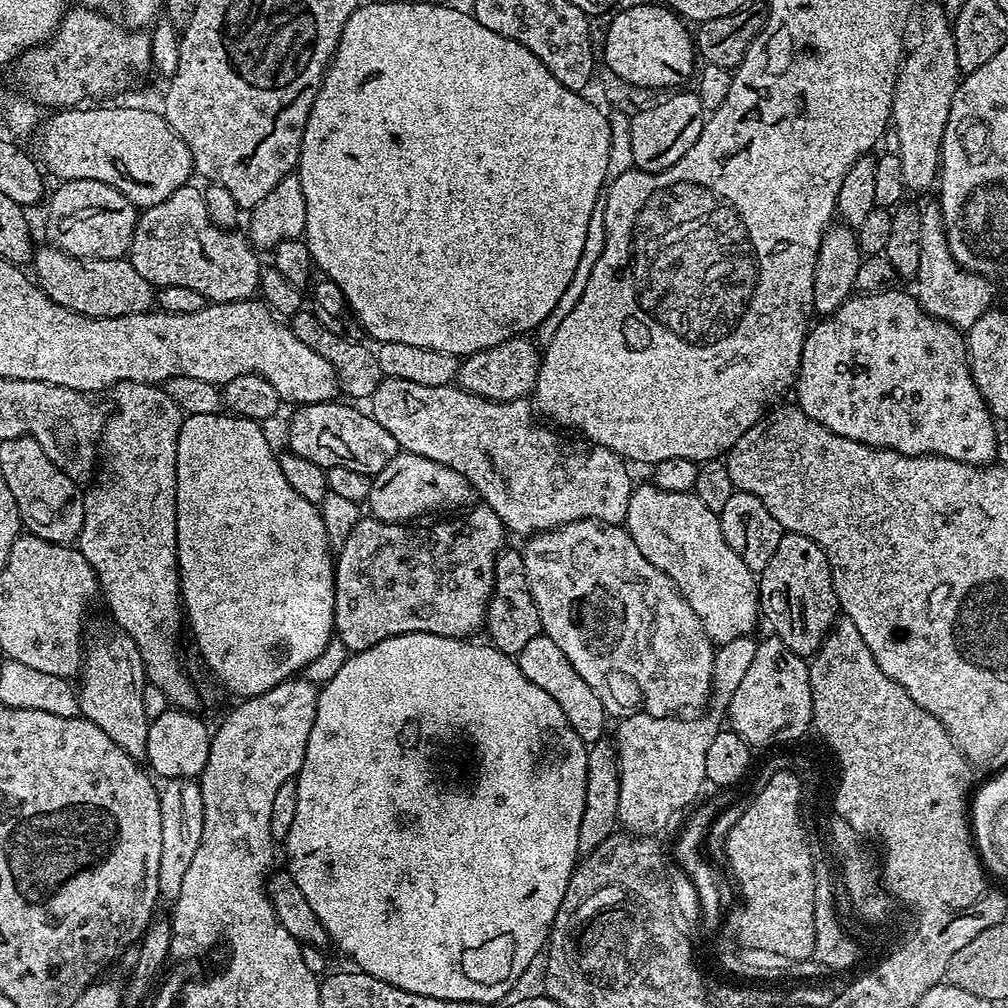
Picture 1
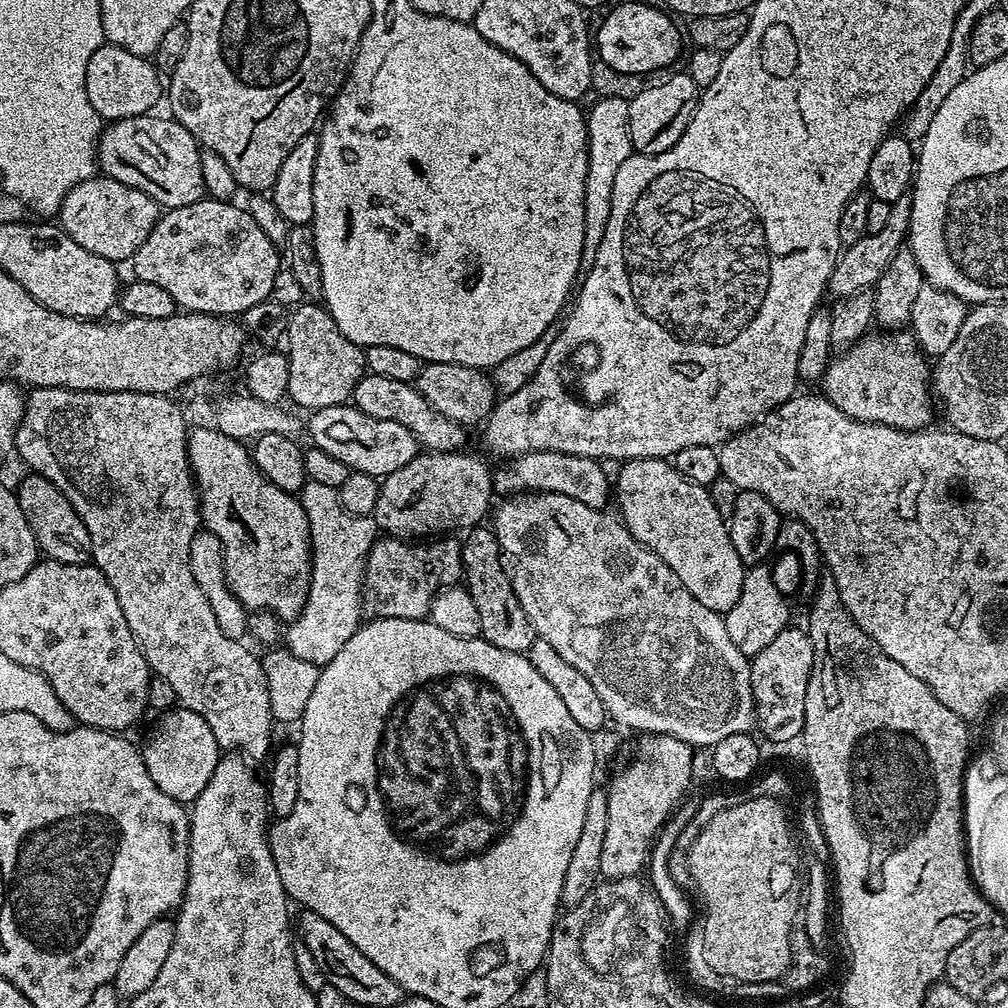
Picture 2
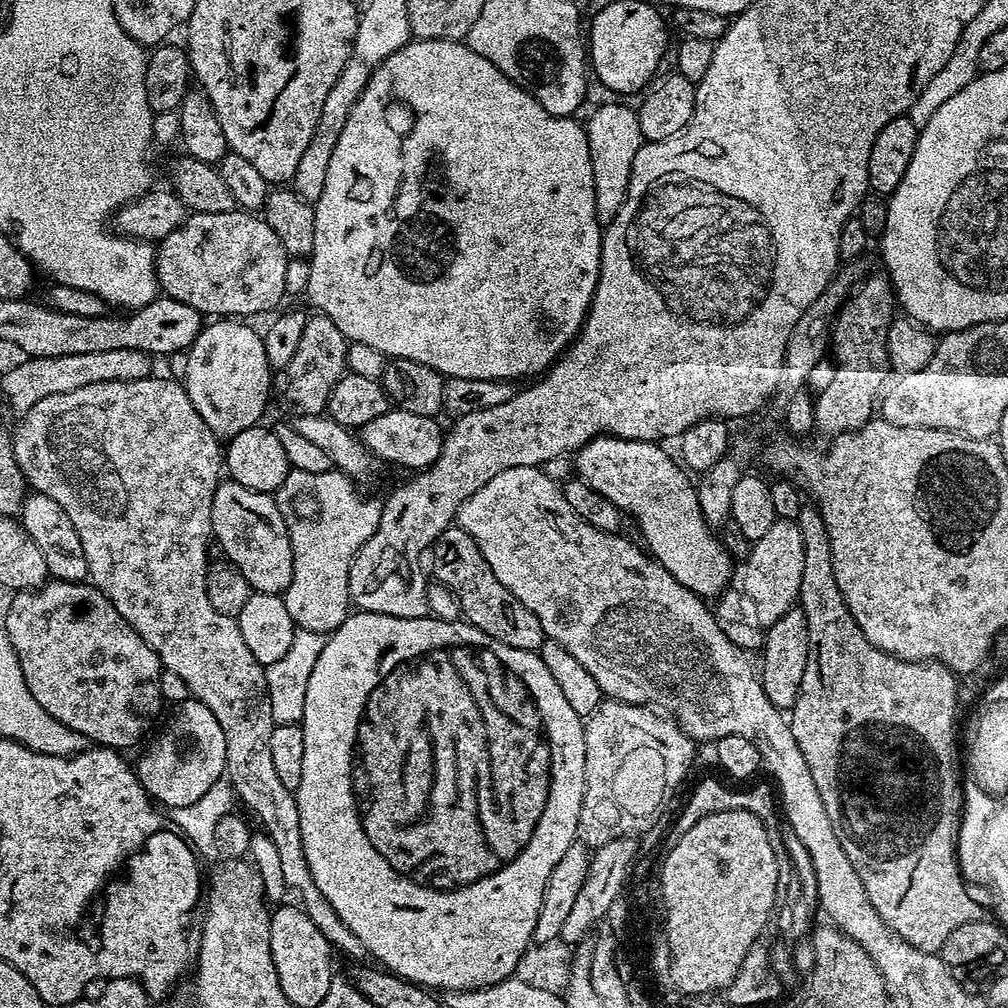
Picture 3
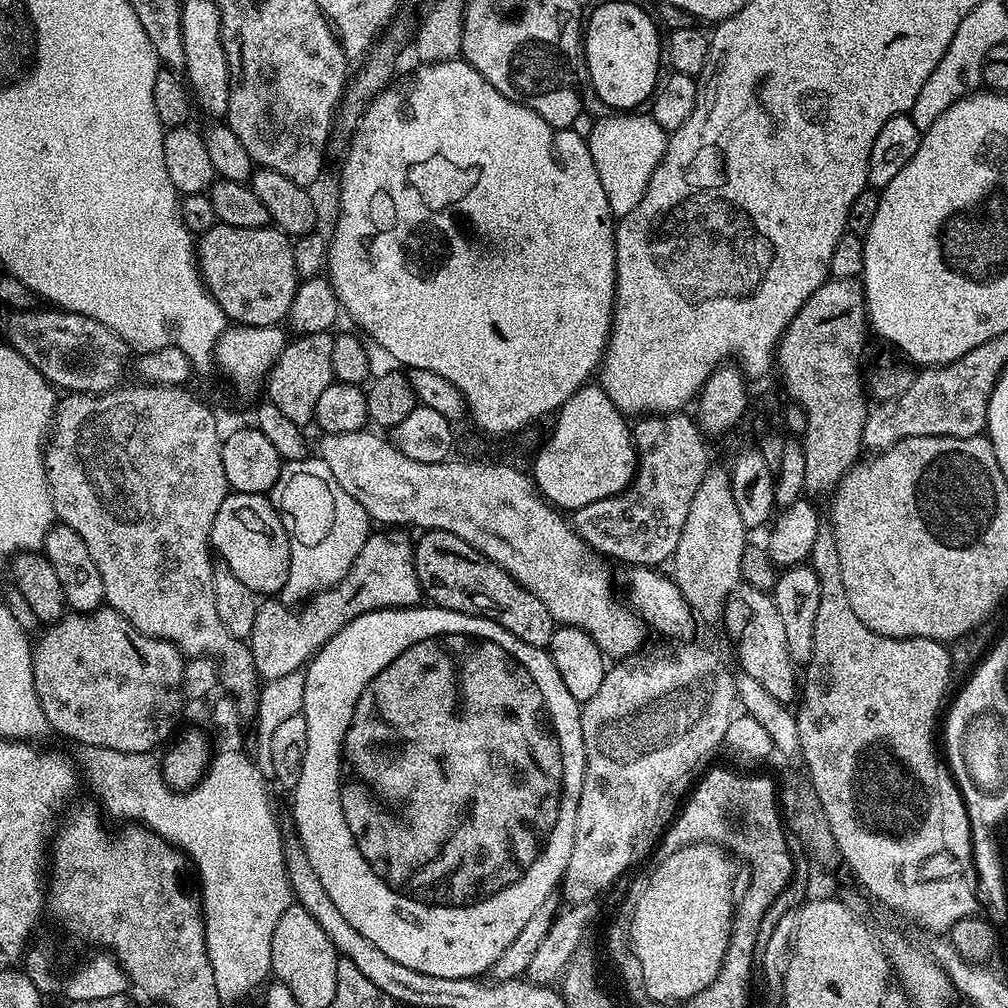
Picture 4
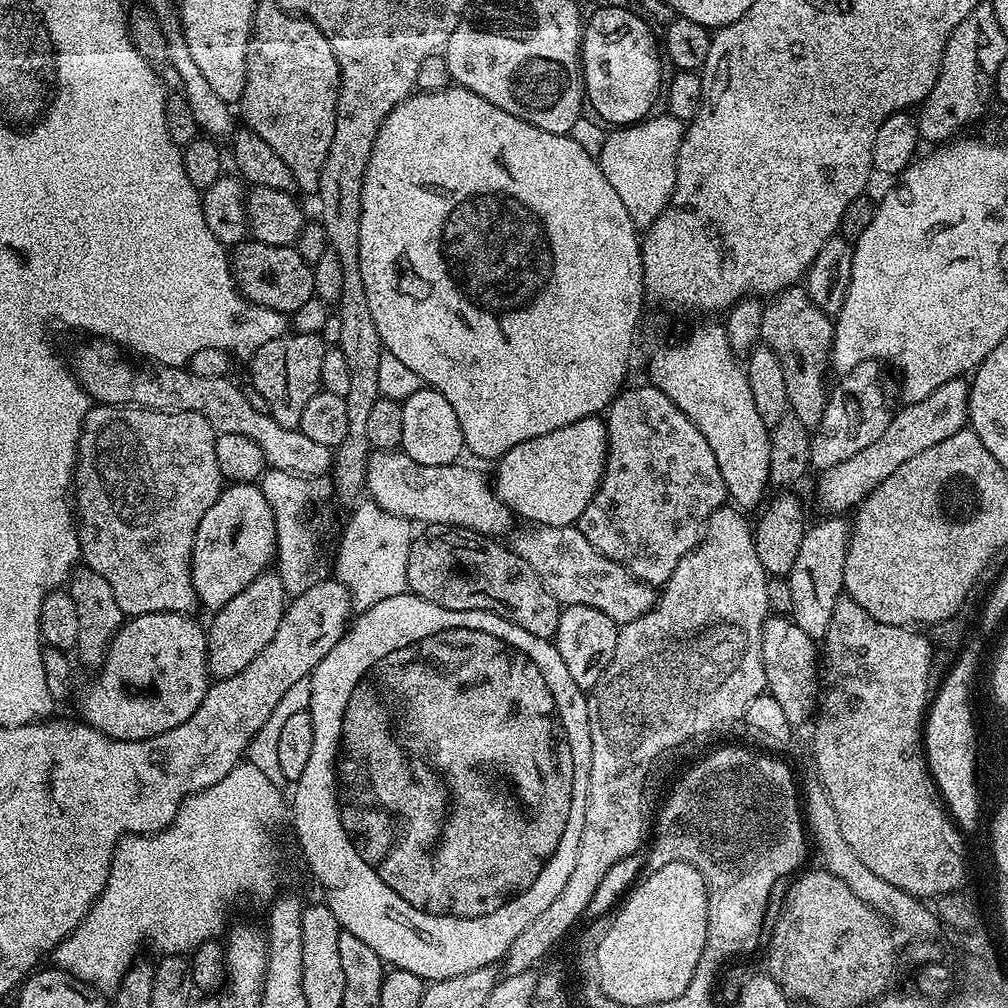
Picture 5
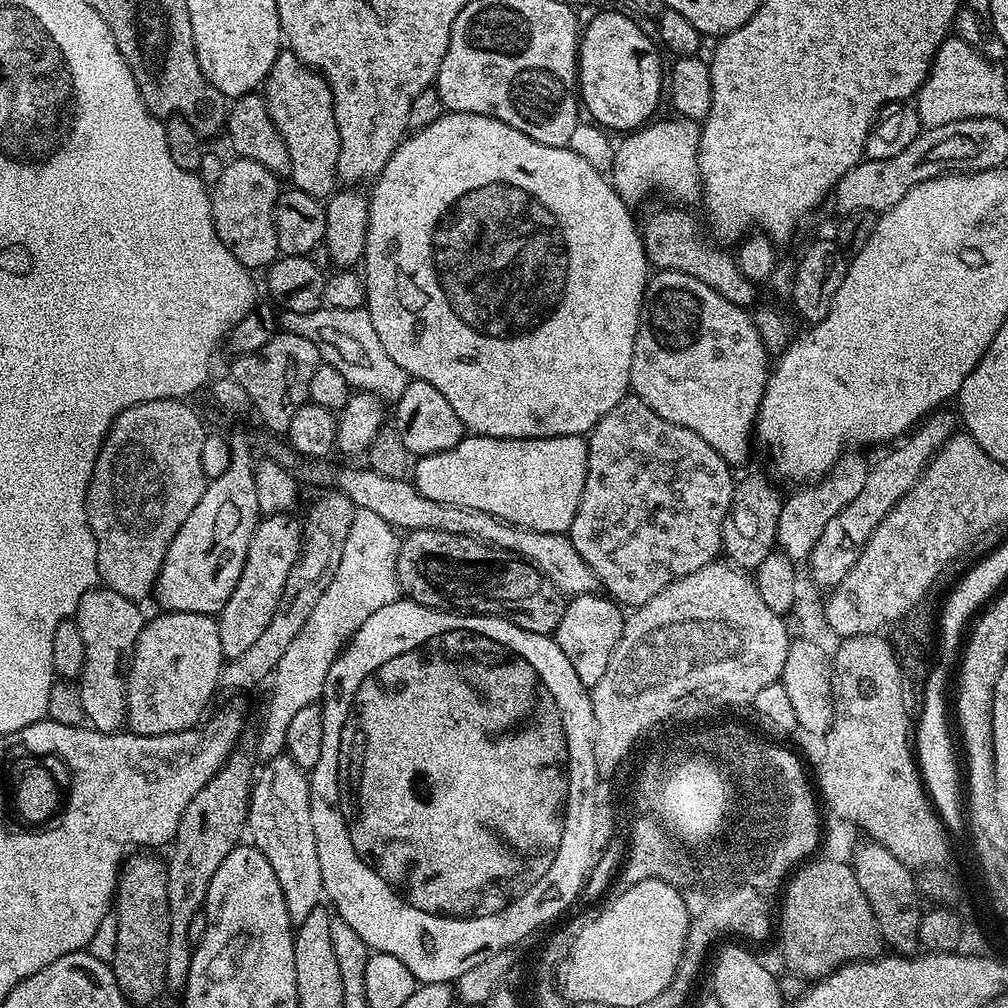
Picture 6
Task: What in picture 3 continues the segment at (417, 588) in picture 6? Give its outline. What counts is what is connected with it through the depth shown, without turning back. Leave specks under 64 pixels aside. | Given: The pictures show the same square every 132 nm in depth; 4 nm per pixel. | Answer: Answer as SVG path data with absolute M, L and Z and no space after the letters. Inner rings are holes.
M459 526L447 528L440 535L430 549L432 556L432 572L448 588L456 591L456 600L460 603L463 619L472 624L482 634L490 634L498 642L506 646L514 646L519 652L539 653L546 639L542 630L542 622L498 578L494 578L494 570L482 558L482 550L478 550L476 540L466 534L466 530Z

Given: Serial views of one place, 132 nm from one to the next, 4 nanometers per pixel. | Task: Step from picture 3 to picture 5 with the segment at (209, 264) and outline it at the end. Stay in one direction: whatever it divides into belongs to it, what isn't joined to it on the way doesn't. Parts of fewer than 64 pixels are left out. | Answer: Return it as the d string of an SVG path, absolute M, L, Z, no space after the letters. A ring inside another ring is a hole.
M249 239L231 253L230 263L240 295L252 304L275 312L293 314L316 296L313 265L305 262L296 253L295 247L266 246L262 242Z

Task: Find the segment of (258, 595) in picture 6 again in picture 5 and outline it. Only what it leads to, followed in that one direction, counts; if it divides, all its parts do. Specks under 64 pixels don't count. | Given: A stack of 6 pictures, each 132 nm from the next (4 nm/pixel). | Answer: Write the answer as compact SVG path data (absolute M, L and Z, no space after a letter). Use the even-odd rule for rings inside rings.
M275 571L263 572L246 590L234 594L226 606L215 609L213 618L206 624L208 634L208 671L216 680L225 680L250 666L278 631L286 607L286 593L282 578Z

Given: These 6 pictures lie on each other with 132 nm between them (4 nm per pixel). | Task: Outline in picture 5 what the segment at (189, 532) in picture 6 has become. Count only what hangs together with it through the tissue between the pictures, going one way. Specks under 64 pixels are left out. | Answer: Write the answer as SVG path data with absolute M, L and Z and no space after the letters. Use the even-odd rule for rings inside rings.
M229 483L227 487L221 491L218 502L214 502L214 506L210 506L210 510L206 510L206 514L202 514L202 522L198 522L198 534L194 534L194 546L192 547L192 585L196 591L197 601L199 601L201 605L205 604L209 610L226 606L226 602L230 602L230 598L234 598L234 594L246 590L246 586L250 586L250 582L254 582L254 578L258 578L263 572L269 571L275 555L276 527L274 526L274 514L270 510L270 502L266 502L262 490L256 484Z

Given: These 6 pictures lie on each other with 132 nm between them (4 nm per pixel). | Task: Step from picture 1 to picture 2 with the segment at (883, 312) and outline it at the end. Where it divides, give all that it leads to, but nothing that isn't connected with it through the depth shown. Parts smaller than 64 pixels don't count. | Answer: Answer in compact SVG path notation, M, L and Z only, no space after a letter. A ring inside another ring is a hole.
M872 330L867 336L854 342L854 346L850 346L845 352L833 355L828 362L828 369L824 371L822 395L834 406L838 406L842 414L858 422L894 426L898 430L907 432L929 427L933 423L934 404L930 399L930 360L924 355L916 337L908 330Z

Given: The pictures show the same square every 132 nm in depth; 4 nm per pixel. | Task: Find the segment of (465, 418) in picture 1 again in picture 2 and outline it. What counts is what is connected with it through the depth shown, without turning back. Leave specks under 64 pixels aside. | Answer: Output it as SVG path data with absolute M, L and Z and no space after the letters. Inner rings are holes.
M365 374L358 386L354 386L351 403L362 414L370 414L370 418L382 418L386 422L399 422L401 426L406 426L406 430L410 430L410 434L414 434L417 442L427 451L459 452L465 447L465 425L454 422L446 418L446 414L434 410L434 406L430 406L430 402L422 398L420 391L412 384L394 382L394 378ZM528 452L524 456L509 459L505 468L496 468L494 488L501 497L511 498L517 494L553 492L566 494L566 498L578 498L591 508L607 509L610 504L610 476L603 472L601 461L571 456L561 452Z

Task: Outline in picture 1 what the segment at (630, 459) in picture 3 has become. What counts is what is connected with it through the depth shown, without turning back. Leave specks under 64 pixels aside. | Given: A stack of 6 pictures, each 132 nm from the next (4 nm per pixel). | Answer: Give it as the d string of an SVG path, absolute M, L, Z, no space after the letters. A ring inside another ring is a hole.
M648 482L633 487L626 527L634 546L658 570L666 573L685 602L698 614L704 635L719 646L739 636L747 636L761 615L757 577L726 546L720 517L712 512L693 491L671 493Z

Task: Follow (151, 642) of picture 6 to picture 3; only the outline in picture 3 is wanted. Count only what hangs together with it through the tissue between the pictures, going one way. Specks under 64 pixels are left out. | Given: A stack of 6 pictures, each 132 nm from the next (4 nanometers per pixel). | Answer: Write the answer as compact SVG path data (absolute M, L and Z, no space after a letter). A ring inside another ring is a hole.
M49 579L41 588L20 590L13 596L16 597L8 604L2 626L18 654L26 686L30 686L38 706L58 718L62 726L78 730L93 745L117 750L134 747L151 730L162 707L162 665L155 650L91 582Z

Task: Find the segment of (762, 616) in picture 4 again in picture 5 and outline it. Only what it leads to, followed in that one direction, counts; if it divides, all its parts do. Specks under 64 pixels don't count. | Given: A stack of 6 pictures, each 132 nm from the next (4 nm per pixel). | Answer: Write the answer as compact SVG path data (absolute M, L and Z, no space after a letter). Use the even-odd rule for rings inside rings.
M771 615L763 628L763 664L766 670L767 691L774 697L793 727L800 724L813 712L820 694L818 648L815 639L803 633L793 621L784 616Z

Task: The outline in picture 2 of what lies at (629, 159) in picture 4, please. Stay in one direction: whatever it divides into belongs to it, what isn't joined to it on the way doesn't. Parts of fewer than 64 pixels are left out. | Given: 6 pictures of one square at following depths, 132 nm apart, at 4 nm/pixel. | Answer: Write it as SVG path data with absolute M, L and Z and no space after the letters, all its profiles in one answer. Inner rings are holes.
M606 96L600 99L587 116L588 158L585 197L583 198L583 246L581 273L588 272L597 258L598 247L602 244L606 222L610 218L610 199L613 194L614 177L626 158L633 155L629 130L629 104L625 97Z

